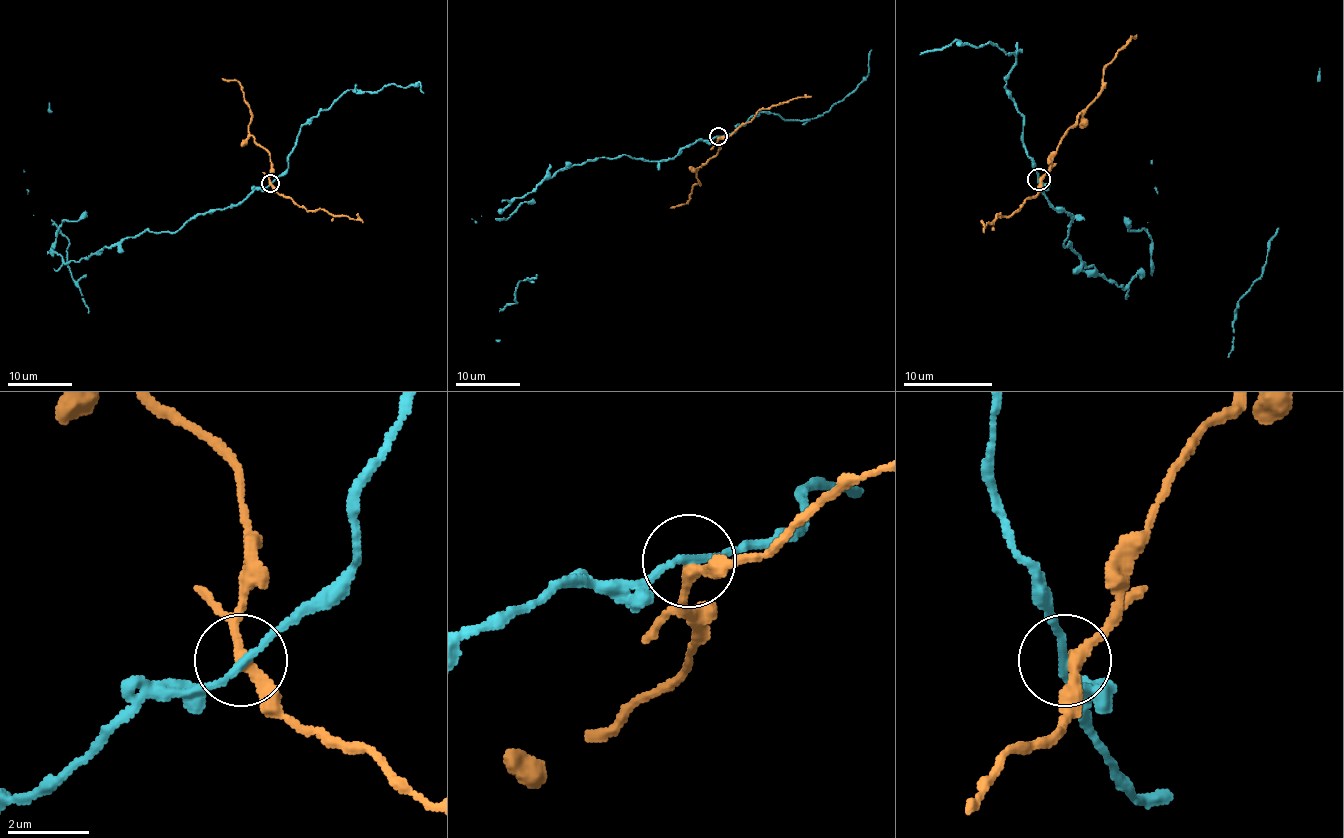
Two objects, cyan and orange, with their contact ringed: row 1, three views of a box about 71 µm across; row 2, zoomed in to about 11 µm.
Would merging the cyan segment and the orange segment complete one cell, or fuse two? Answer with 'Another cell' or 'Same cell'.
Another cell

